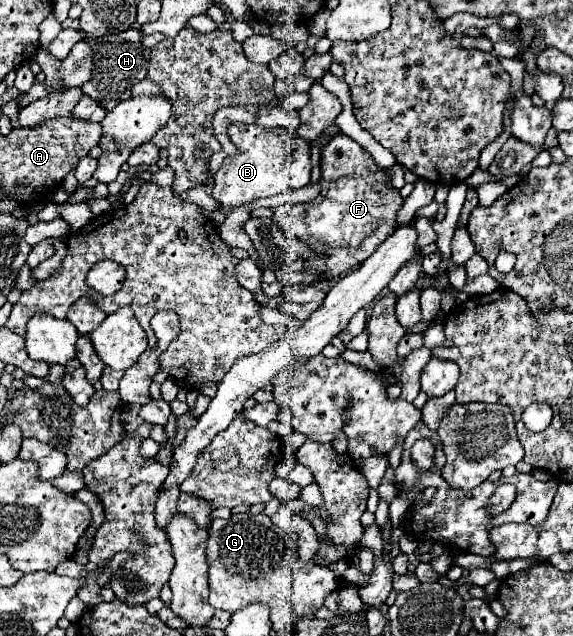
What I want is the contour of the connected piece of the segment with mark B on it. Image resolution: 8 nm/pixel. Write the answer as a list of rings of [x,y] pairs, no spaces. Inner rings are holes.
[[[235,123],[229,127],[229,137],[237,147],[233,157],[227,157],[221,169],[213,175],[213,197],[225,207],[233,209],[261,197],[277,195],[285,189],[297,189],[311,183],[309,143],[287,129],[265,129],[249,123]]]

